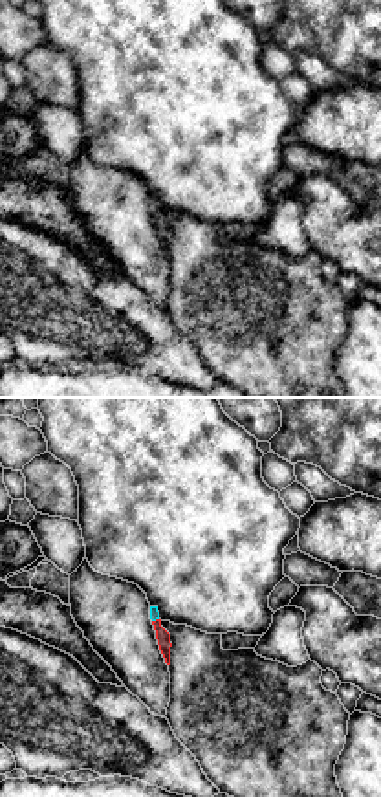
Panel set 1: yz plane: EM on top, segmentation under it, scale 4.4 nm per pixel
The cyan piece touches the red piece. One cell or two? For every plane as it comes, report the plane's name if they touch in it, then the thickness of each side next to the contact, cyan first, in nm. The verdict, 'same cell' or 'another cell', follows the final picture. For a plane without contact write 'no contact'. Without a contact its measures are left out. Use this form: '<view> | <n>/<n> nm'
yz | 50/60 nm

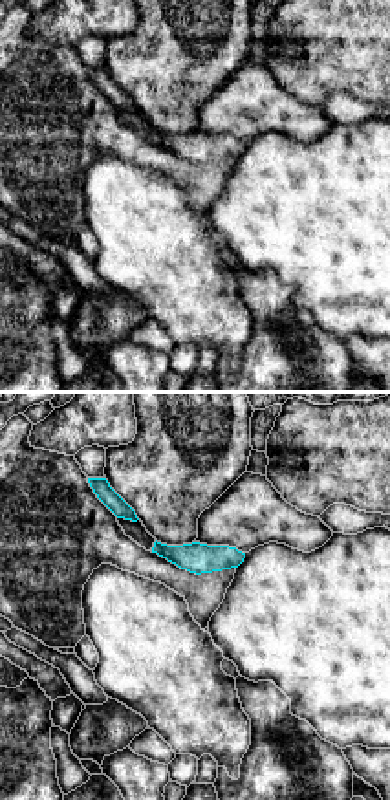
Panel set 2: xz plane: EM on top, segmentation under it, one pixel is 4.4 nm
no contact

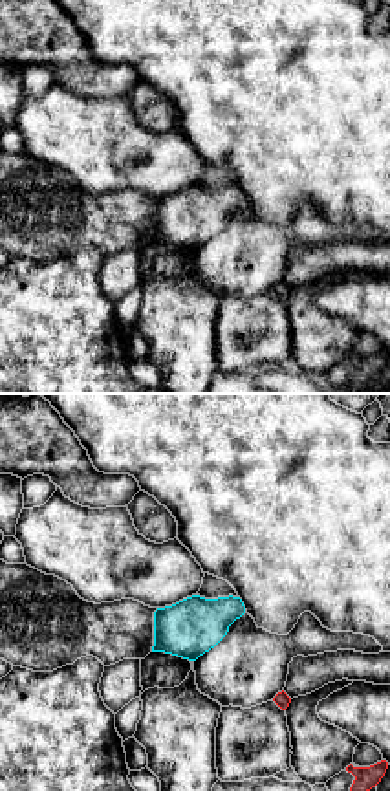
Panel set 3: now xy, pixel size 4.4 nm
no contact

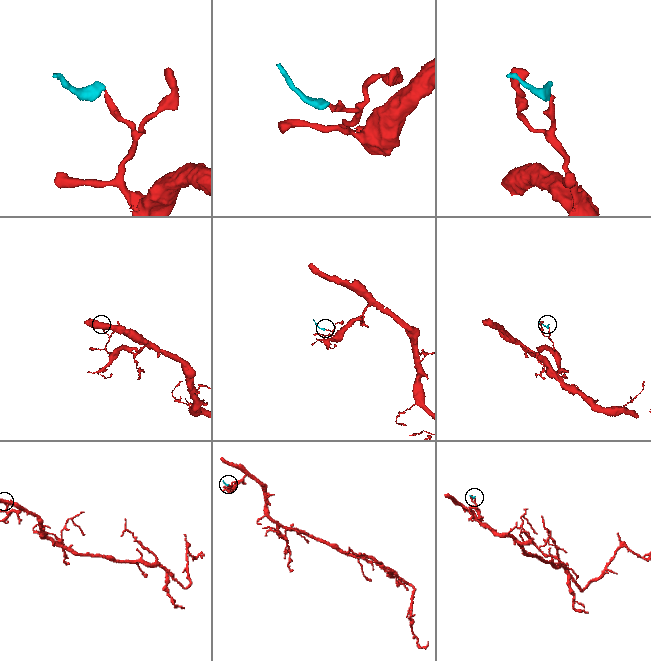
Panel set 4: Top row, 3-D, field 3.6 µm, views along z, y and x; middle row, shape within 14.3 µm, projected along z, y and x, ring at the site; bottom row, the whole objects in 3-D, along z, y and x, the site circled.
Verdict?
same cell

